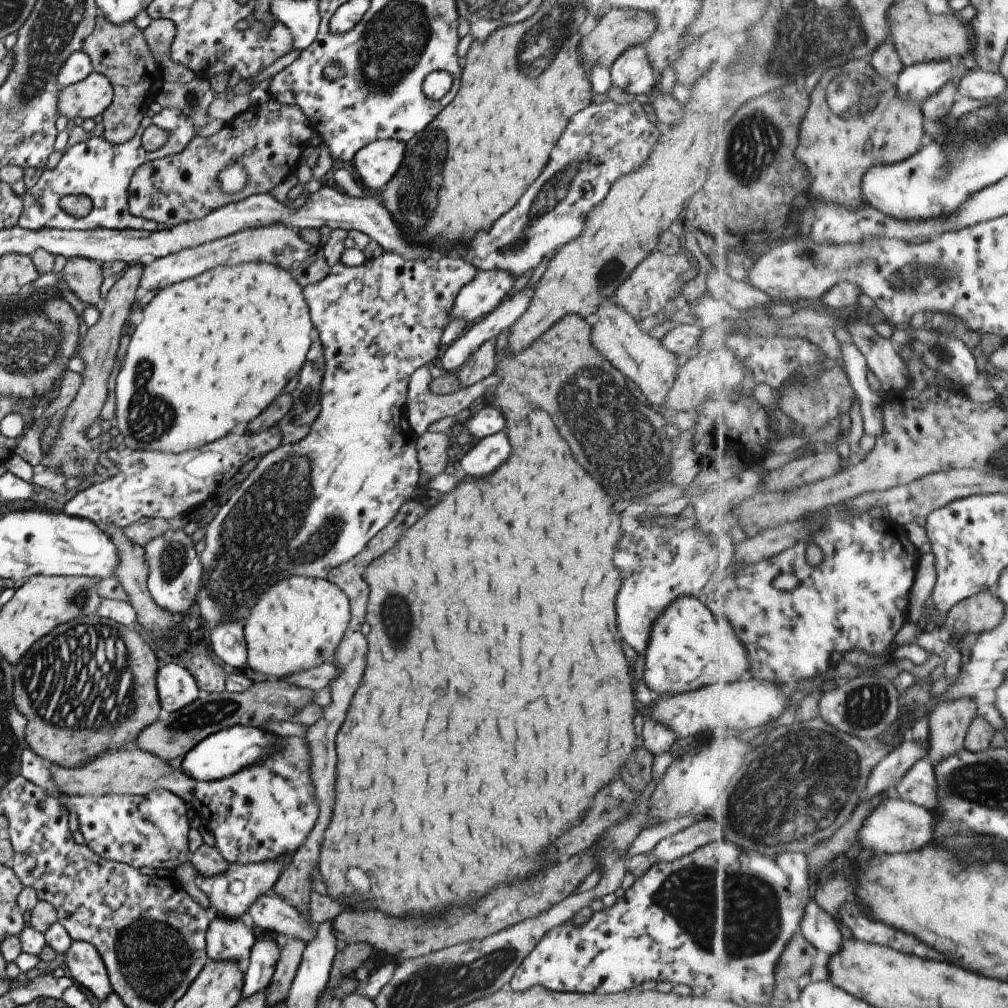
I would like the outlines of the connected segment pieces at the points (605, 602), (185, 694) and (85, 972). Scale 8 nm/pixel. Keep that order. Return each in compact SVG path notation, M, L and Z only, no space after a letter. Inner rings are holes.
M532 409L524 425L530 426L524 446L516 448L508 460L496 472L492 472L490 478L460 480L454 490L442 494L442 504L438 502L434 508L430 508L426 516L422 516L400 536L388 554L381 554L367 566L365 577L369 584L370 602L367 602L365 622L370 626L370 632L365 636L368 643L365 660L368 662L348 716L336 738L338 766L335 777L338 794L330 824L324 833L318 864L318 872L328 888L328 895L348 897L351 908L378 908L394 916L416 914L418 910L438 910L448 902L466 904L478 900L498 884L508 884L514 878L522 880L528 876L528 872L544 868L538 862L540 852L560 834L564 834L564 830L568 830L570 820L586 812L596 792L614 778L614 770L620 768L634 750L634 688L630 666L622 652L614 610L614 598L622 584L622 572L616 570L612 562L616 542L622 538L620 514L614 512L614 502L606 490L574 460L568 442L560 436L548 412ZM530 762L534 764L534 774L540 776L534 782L548 782L558 796L552 796L550 792L548 798L544 796L540 802L540 810L544 814L524 814L524 808L518 808L520 814L508 814L510 772L530 776ZM352 866L368 866L368 900L360 898L354 884L346 876Z
M175 660L158 669L156 684L161 708L170 713L193 703L201 691L190 671Z
M72 942L65 953L63 966L68 967L72 979L99 1000L113 992L103 958L91 942Z

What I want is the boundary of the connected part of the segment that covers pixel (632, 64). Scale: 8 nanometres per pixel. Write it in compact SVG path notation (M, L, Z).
M642 45L628 47L614 60L609 71L614 85L636 96L651 92L657 82L647 48Z

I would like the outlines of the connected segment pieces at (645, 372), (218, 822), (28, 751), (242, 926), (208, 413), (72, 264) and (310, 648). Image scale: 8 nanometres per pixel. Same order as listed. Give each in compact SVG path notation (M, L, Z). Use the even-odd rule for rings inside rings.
M606 297L595 310L598 321L591 326L591 341L594 346L618 369L624 376L630 378L650 404L660 406L665 404L668 391L677 377L681 358L676 358L660 339L649 336L642 331L639 322L618 306L613 298Z
M278 737L275 749L259 763L244 767L242 770L237 770L230 776L221 778L220 780L195 781L195 785L193 786L193 800L198 800L202 806L206 806L210 810L210 814L204 818L208 821L208 829L214 835L214 840L216 840L215 847L221 852L224 860L227 860L228 863L259 863L270 859L277 859L286 853L294 854L303 845L304 839L310 834L312 828L314 828L319 815L319 804L315 795L315 782L310 772L312 762L309 744L305 737Z
M27 744L21 752L20 774L49 795L59 798L69 814L75 812L78 815L79 830L84 836L85 845L98 856L114 862L128 863L137 869L150 866L168 873L173 872L179 864L190 861L190 856L187 857L190 821L186 815L185 800L181 796L165 788L153 788L143 795L68 797L52 782L50 763L38 756Z
M215 917L209 924L205 941L209 960L234 959L245 973L251 948L257 940L256 928L244 918Z
M266 261L240 264L240 266L215 266L198 276L160 289L145 306L137 326L132 328L132 333L130 333L128 350L118 373L116 386L114 386L117 419L117 428L114 432L120 433L123 443L132 450L156 449L171 453L181 453L186 449L199 449L205 444L222 438L230 433L238 422L249 423L255 419L265 408L268 408L274 398L281 394L290 379L299 374L311 347L312 328L315 326L309 313L307 300L303 295L303 286L300 286L289 270Z
M70 257L59 275L82 302L100 306L100 286L105 275L98 262L86 257Z
M292 575L260 593L244 620L244 638L247 644L247 663L254 672L268 678L285 680L288 675L308 670L325 662L333 662L336 647L344 638L351 617L349 598L344 591L327 578Z

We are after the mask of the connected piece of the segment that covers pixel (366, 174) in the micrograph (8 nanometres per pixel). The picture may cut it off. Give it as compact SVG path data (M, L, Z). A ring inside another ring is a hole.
M380 139L362 147L353 158L356 172L371 196L380 196L388 181L396 174L405 155L406 143L396 139Z

